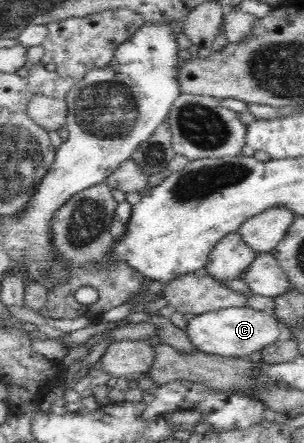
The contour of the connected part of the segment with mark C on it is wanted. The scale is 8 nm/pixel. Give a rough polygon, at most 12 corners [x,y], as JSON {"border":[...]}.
{"border":[[248,306],[187,317],[199,351],[248,358],[284,337],[273,311]]}

